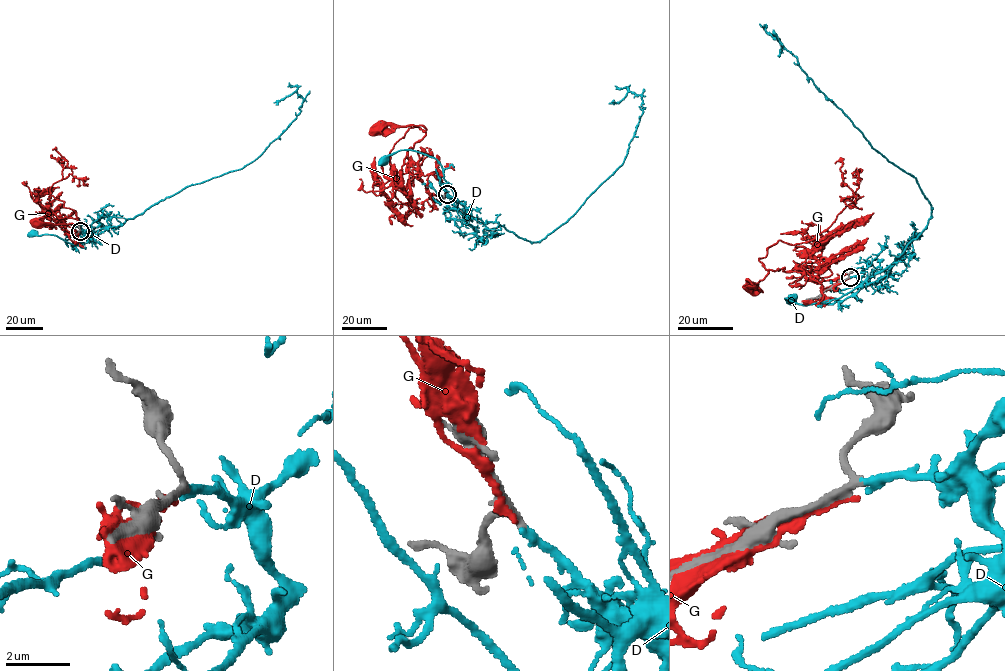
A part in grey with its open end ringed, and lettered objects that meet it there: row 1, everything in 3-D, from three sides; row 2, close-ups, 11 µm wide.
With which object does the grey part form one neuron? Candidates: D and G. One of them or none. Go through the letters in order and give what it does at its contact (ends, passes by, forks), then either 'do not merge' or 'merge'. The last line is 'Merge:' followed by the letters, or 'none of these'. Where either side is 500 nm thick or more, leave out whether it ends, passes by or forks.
D: it ends there; merge
G: it forks there; do not merge
Merge: D

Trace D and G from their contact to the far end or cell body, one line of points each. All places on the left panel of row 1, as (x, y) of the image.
D: (80, 230), (85, 237), (76, 245), (54, 235), (33, 233)
G: (78, 232), (68, 234), (59, 218), (78, 218), (76, 223), (34, 221)

